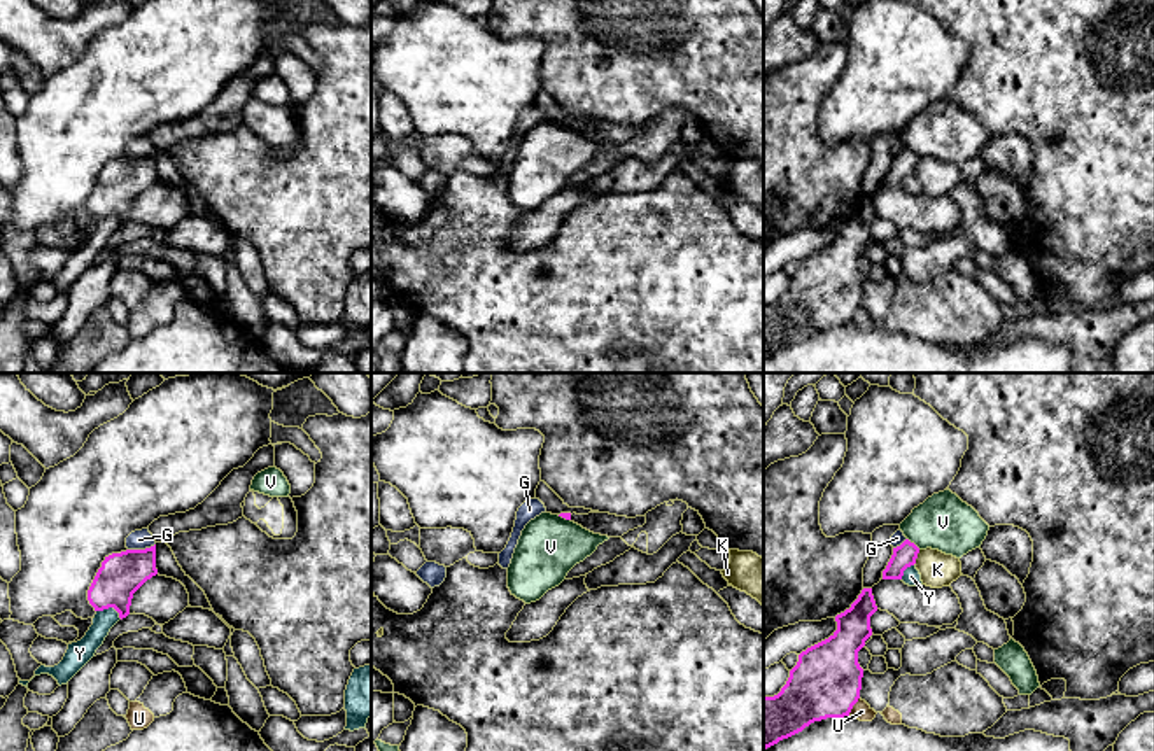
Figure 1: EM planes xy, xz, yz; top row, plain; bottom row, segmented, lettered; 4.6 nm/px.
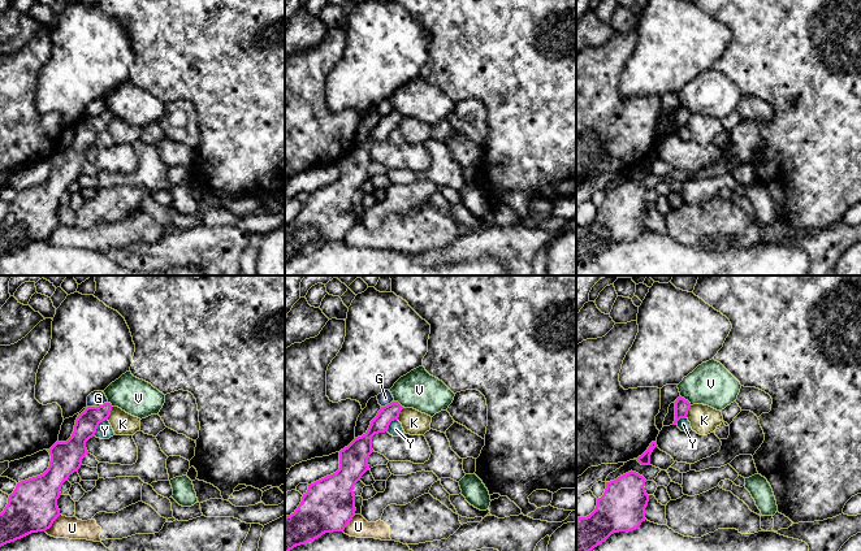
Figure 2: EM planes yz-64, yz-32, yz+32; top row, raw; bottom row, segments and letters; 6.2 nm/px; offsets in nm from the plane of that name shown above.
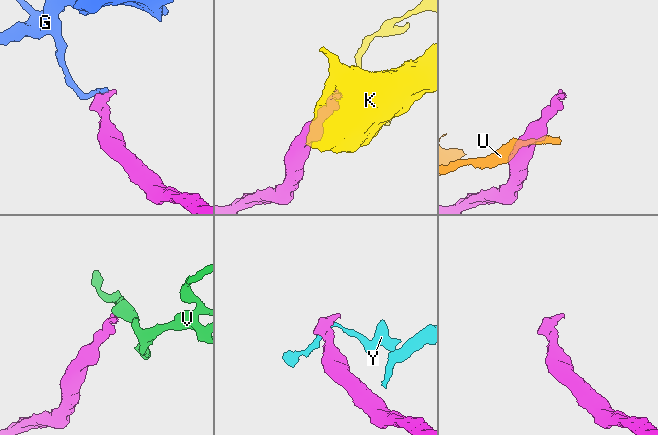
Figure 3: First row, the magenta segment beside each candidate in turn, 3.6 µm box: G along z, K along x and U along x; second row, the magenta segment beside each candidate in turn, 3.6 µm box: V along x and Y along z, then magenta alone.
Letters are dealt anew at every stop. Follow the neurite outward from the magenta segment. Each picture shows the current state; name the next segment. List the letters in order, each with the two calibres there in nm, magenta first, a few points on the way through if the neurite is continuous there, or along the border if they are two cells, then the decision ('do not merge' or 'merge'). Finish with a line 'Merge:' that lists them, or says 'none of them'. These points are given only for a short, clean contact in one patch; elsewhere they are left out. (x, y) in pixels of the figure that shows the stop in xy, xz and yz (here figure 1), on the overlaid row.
G: 200 nm thick on the magenta side, 90 nm on the other; border along xy (154, 543), (128, 550); do not merge
K: 110 nm thick on the magenta side, 160 nm on the other; border along yz (920, 550), (913, 564); do not merge
U: 320 nm thick on the magenta side, 90 nm on the other; do not merge
V: 110 nm thick on the magenta side, 260 nm on the other; border along yz (907, 538), (920, 548); do not merge
Y: 200 nm thick on the magenta side, 110 nm on the other; border along xy (97, 610), (112, 608), (121, 618); do not merge
Merge: none of them

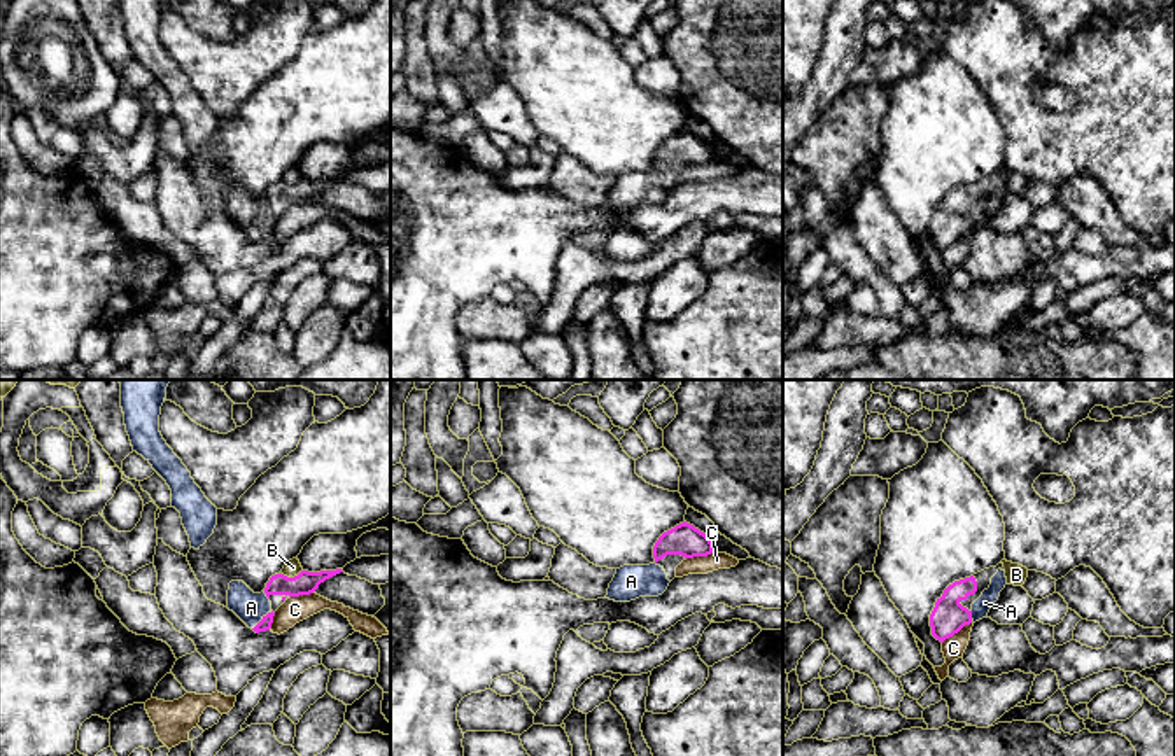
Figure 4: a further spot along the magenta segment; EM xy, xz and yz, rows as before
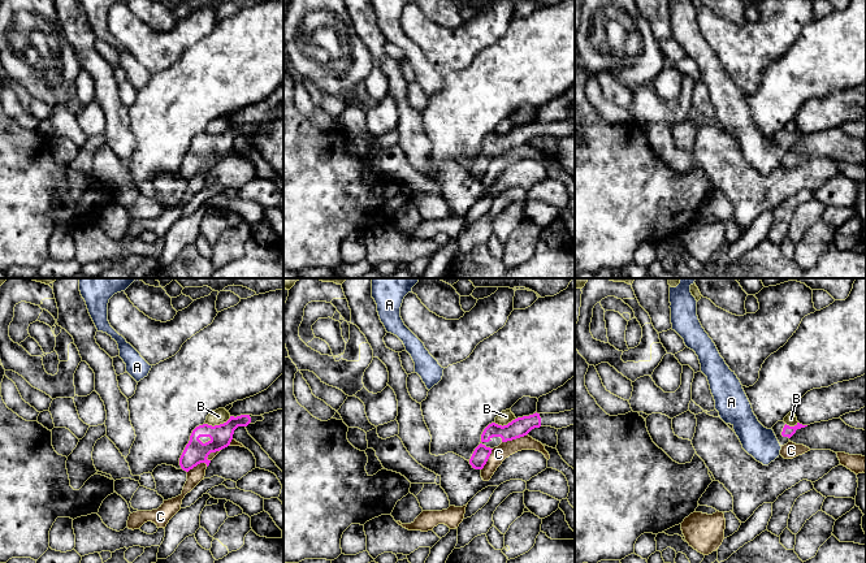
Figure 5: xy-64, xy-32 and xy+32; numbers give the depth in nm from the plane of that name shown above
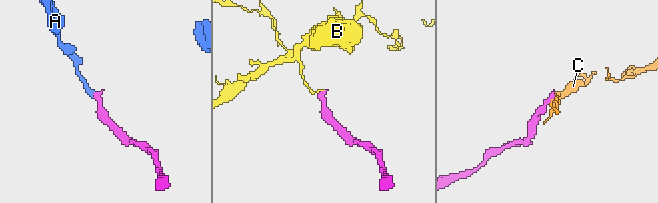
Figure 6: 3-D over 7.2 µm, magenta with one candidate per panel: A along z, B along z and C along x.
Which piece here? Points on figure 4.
A: 60 nm thick on the magenta side, 140 nm on the other; runs through xy (265, 623), (261, 620), (251, 608); merge
B: 110 nm thick on the magenta side, 80 nm on the other; border along xy (302, 569), (293, 576), (282, 574); do not merge
C: 160 nm thick on the magenta side, 110 nm on the other; border along yz (970, 622), (942, 643); do not merge
Merge: A

